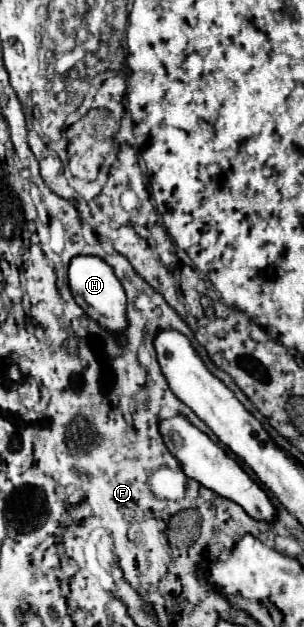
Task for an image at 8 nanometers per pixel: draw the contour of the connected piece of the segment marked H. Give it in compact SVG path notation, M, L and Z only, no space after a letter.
M75 256L69 266L69 288L71 288L77 304L85 310L85 314L91 320L101 324L101 328L113 332L115 338L123 336L125 328L129 328L129 320L125 316L127 296L125 296L121 282L113 274L113 268L107 262L103 262L97 256Z

